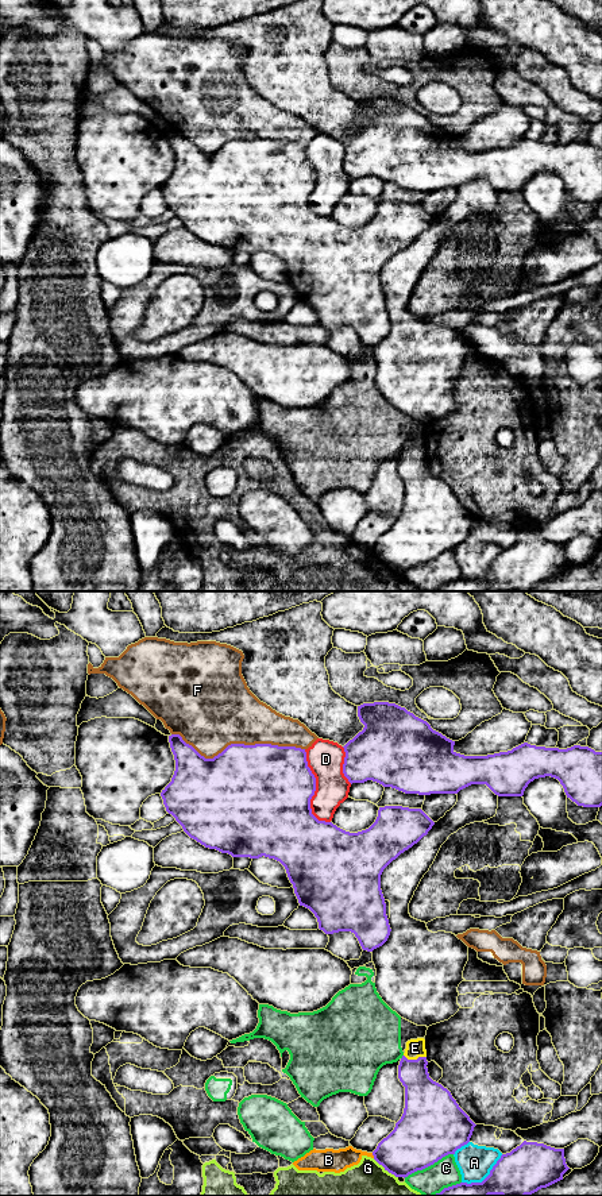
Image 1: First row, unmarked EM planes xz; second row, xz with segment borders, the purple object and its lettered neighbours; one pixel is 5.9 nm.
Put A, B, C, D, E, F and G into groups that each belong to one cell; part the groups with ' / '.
A / B G / C / D / E / F

